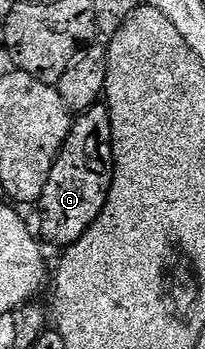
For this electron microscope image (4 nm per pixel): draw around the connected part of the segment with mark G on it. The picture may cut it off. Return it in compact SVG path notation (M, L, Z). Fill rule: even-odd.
M95 104L87 110L81 111L73 119L68 136L62 145L62 151L58 153L56 164L50 173L48 184L44 188L40 199L42 206L42 234L41 237L47 243L55 242L58 248L71 246L100 216L104 204L108 200L108 192L114 183L114 141L112 140L113 124L110 119L110 107L106 104Z

